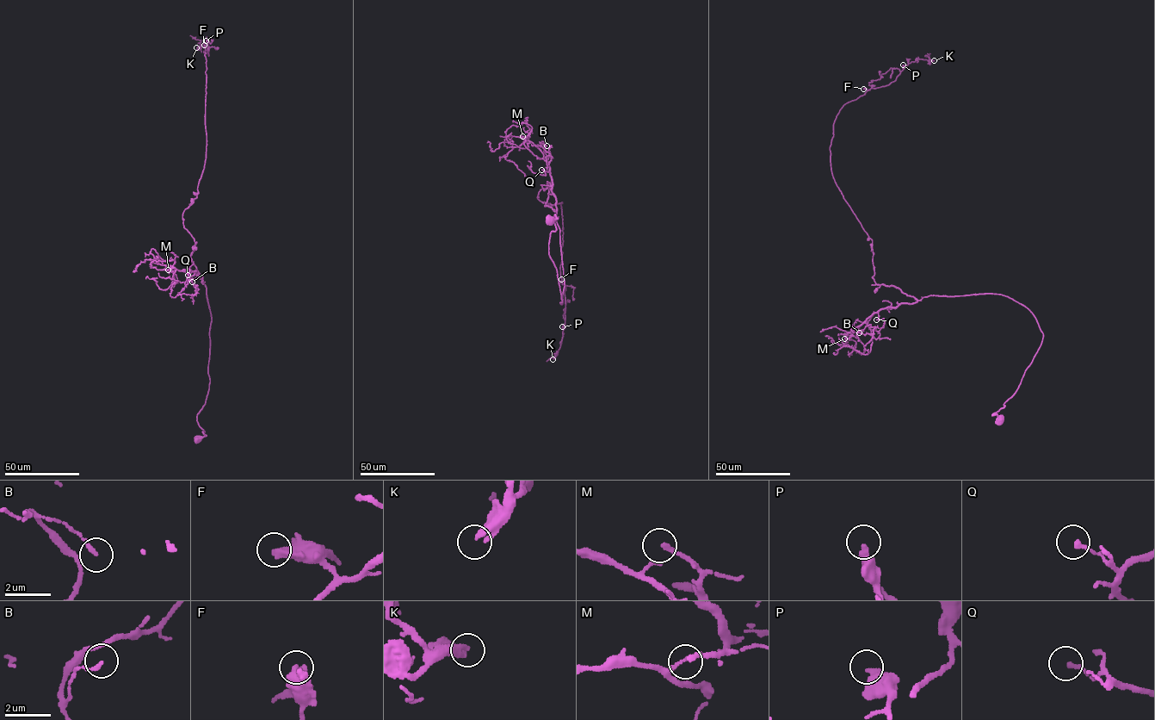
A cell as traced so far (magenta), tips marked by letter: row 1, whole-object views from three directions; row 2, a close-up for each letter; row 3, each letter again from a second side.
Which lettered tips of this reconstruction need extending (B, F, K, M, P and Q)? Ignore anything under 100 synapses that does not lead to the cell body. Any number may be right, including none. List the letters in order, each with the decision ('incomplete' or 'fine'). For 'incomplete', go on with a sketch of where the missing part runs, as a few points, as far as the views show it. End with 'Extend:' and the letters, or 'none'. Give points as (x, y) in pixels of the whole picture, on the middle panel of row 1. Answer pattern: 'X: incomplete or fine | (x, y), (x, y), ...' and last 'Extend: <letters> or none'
B: fine
F: fine
K: fine
M: fine
P: fine
Q: fine
Extend: none

